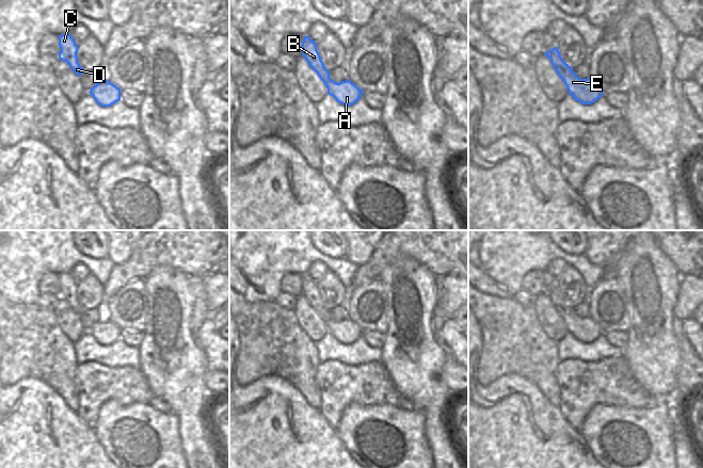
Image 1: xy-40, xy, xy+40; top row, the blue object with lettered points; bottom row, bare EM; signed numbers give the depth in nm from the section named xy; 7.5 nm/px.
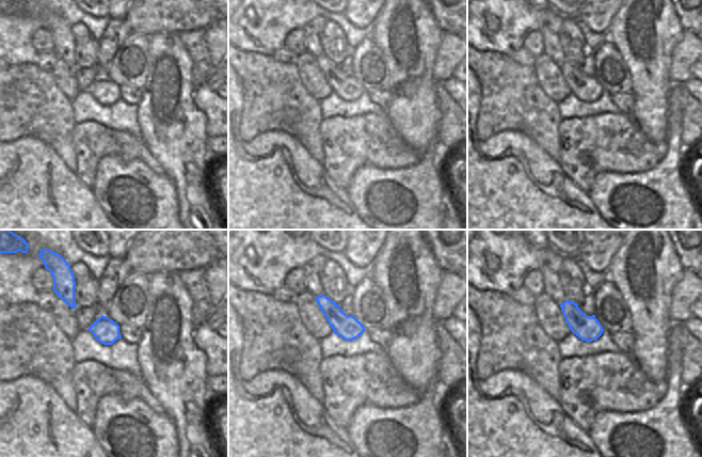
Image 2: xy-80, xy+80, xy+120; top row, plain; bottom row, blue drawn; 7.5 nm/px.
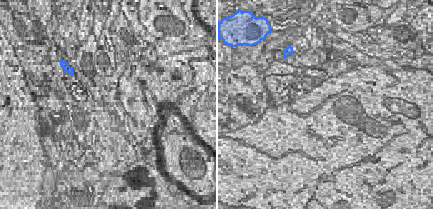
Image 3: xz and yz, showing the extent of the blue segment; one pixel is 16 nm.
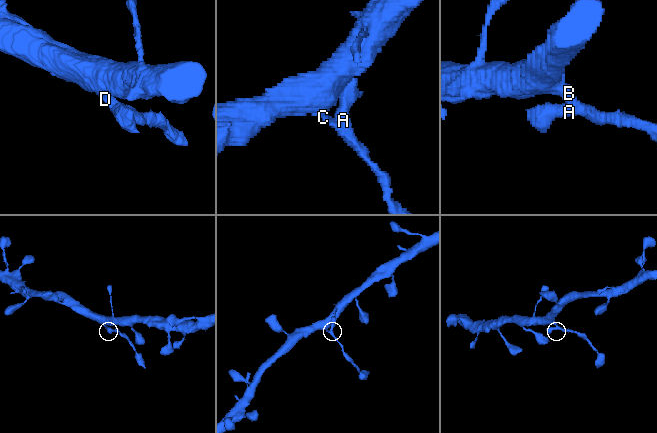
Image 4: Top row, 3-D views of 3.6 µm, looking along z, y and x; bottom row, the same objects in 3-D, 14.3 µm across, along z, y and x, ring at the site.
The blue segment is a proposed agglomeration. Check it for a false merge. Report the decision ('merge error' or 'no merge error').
merge error

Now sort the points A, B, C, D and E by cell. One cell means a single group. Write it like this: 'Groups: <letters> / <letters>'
Groups: A E / B C D.

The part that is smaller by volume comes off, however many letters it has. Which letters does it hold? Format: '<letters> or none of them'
A, E

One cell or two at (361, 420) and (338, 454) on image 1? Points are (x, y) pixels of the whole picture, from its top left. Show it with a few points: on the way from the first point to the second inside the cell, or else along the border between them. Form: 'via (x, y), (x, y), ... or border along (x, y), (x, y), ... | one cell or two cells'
border along (335, 431), (352, 456) | two cells

